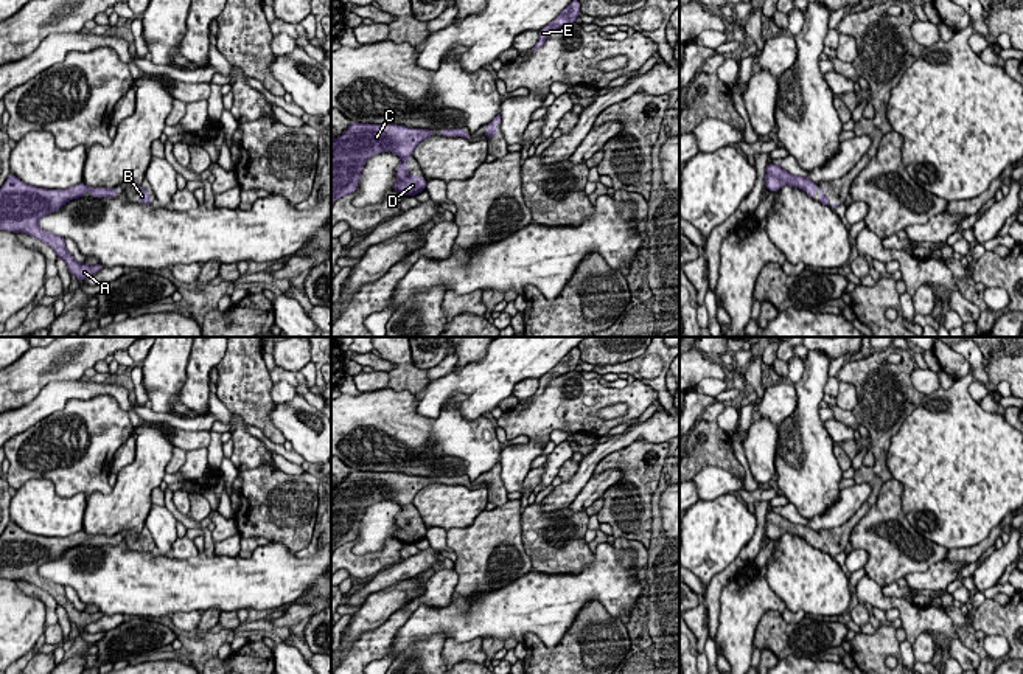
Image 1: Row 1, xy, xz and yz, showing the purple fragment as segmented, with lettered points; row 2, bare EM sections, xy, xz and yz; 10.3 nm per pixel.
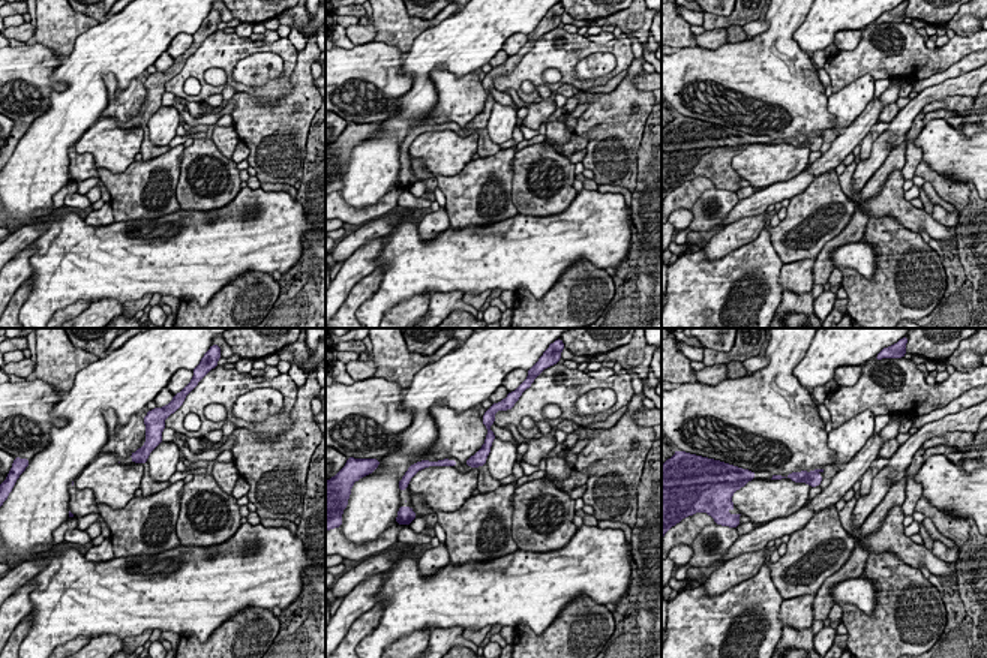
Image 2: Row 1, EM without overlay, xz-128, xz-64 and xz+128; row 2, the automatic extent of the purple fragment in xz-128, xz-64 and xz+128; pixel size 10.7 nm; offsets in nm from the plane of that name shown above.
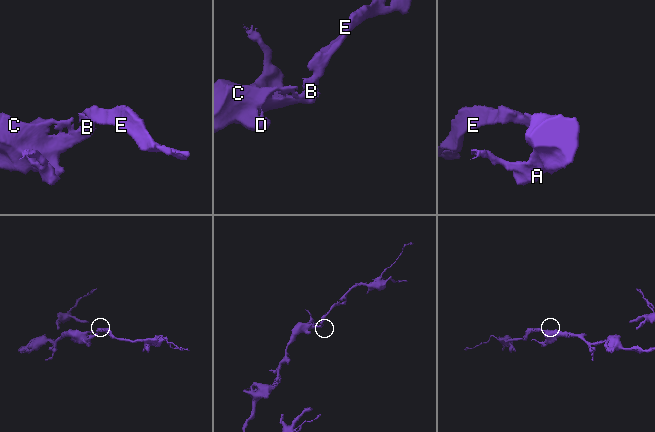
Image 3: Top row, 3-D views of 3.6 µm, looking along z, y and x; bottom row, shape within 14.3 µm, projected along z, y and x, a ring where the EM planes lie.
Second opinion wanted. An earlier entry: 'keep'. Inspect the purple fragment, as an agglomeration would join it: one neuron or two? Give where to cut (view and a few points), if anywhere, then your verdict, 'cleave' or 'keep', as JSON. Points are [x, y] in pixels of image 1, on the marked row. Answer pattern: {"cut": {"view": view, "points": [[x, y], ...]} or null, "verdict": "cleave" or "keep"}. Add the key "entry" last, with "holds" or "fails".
{"cut": null, "verdict": "keep", "entry": "holds"}

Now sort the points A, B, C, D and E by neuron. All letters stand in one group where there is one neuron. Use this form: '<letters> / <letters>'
A B C D E

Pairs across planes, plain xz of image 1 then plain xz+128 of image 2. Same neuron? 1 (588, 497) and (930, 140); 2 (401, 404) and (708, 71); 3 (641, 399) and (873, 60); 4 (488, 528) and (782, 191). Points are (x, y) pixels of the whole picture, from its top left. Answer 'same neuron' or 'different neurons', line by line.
1: different neurons
2: same neuron
3: same neuron
4: different neurons

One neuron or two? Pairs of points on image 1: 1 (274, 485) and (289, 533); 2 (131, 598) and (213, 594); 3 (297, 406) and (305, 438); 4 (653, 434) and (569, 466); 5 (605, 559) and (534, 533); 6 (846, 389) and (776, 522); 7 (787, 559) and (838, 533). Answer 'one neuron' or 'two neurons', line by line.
1: one neuron
2: one neuron
3: one neuron
4: two neurons
5: two neurons
6: two neurons
7: two neurons

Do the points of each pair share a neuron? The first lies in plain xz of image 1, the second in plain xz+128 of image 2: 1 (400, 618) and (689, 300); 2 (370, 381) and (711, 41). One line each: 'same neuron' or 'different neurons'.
1: same neuron
2: same neuron

